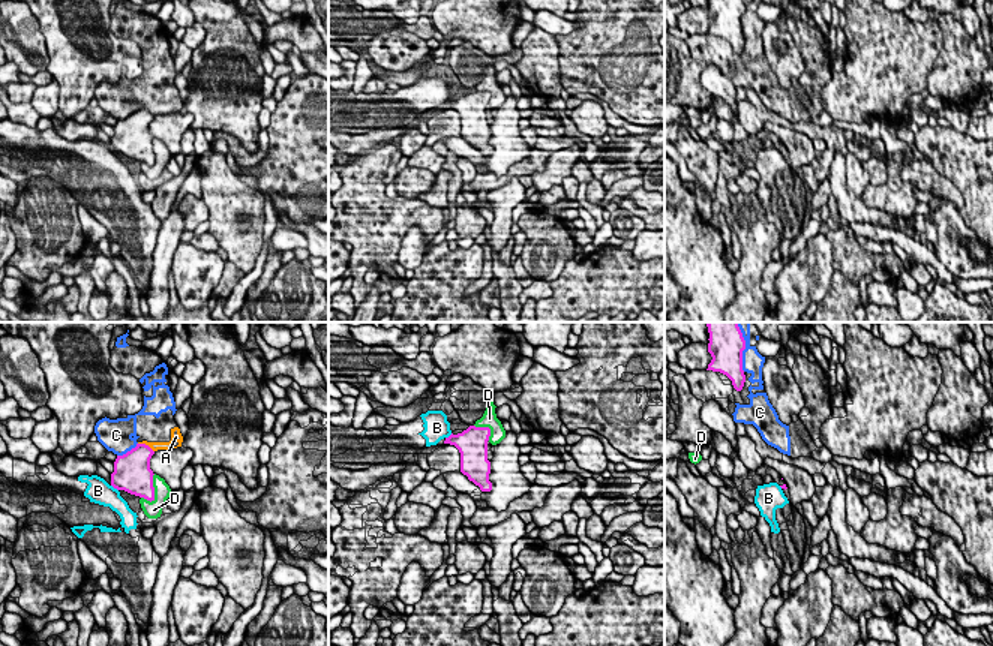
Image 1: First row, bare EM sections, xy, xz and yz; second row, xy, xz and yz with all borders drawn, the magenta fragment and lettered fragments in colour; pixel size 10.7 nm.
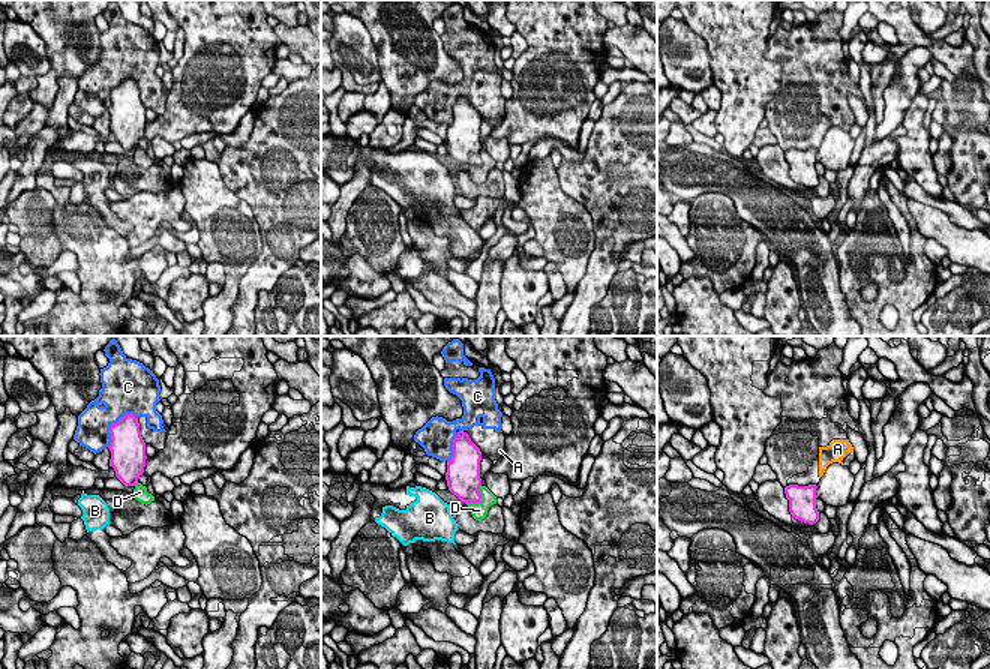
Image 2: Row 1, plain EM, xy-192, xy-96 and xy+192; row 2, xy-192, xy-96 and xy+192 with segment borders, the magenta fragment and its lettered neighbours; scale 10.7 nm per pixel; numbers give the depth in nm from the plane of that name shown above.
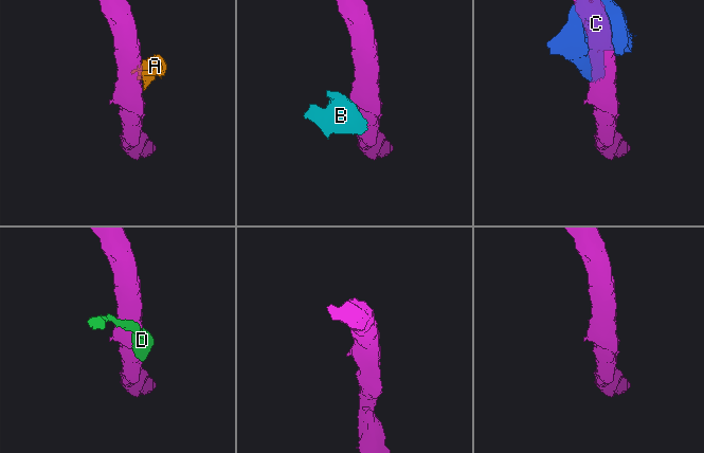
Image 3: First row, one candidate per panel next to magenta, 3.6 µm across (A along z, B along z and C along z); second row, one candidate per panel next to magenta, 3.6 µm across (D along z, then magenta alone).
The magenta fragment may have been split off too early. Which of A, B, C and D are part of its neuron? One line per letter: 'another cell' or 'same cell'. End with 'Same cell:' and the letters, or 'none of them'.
A: another cell
B: another cell
C: another cell
D: another cell
Same cell: none of them

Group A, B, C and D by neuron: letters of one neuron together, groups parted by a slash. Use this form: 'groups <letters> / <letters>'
groups A C / B / D

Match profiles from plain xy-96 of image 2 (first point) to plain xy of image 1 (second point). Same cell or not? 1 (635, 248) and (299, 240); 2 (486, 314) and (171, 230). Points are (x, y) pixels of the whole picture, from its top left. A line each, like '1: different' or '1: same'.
1: same
2: same

